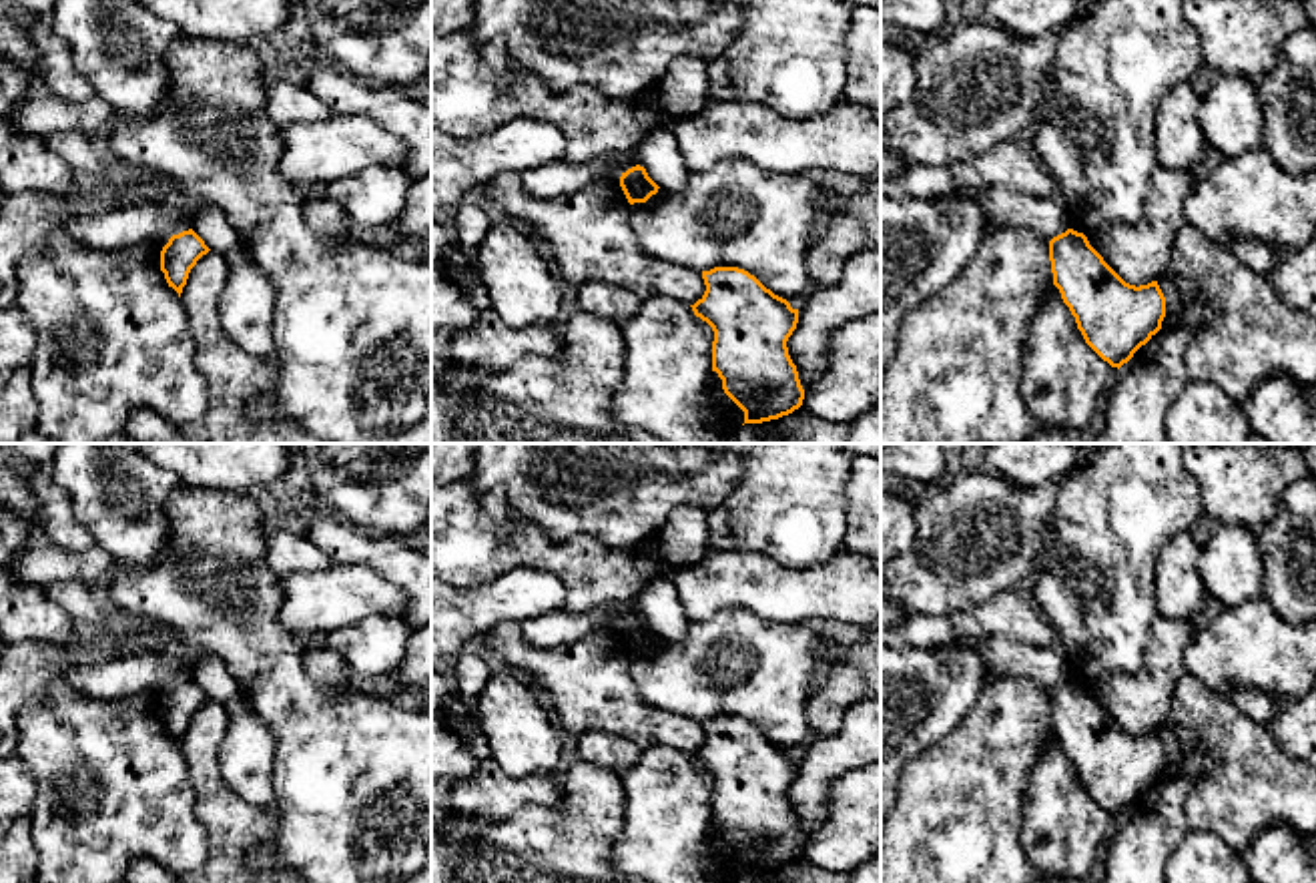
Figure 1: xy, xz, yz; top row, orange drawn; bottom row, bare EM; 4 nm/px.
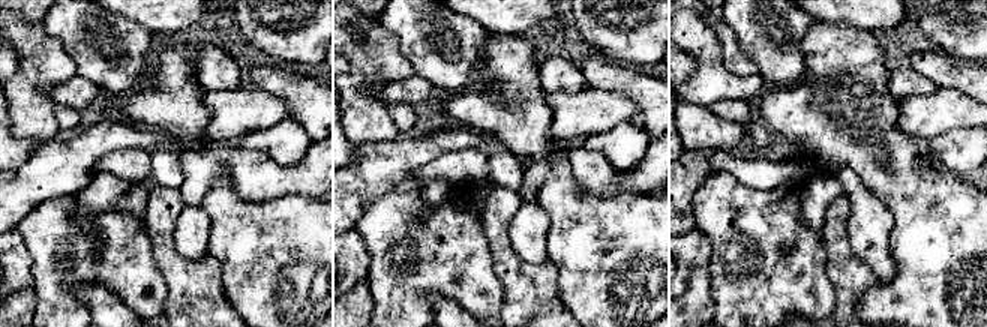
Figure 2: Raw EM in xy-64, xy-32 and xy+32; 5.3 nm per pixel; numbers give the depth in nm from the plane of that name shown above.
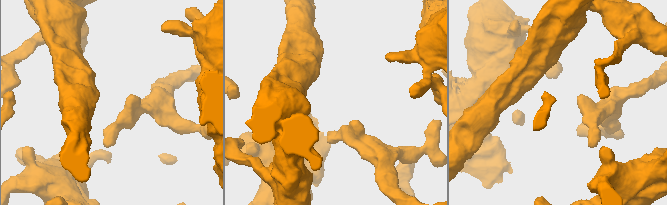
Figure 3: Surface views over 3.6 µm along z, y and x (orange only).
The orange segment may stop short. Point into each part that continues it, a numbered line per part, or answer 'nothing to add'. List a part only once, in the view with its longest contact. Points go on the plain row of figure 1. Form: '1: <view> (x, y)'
nothing to add

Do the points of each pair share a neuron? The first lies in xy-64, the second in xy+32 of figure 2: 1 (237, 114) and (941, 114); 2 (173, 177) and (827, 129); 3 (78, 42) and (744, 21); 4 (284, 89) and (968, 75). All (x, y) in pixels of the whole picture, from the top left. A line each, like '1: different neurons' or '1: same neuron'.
1: same neuron
2: different neurons
3: same neuron
4: same neuron

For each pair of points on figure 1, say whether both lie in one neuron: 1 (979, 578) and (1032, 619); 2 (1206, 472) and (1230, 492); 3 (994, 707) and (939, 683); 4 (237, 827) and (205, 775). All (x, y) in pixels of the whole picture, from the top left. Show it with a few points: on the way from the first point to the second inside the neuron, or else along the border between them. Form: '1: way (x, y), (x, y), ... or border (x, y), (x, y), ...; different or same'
1: border (1016, 589), (996, 593), (969, 609); different
2: way (1212, 474), (1224, 486); same
3: border (988, 675), (973, 707), (945, 735); different
4: way (225, 815), (209, 787); same

